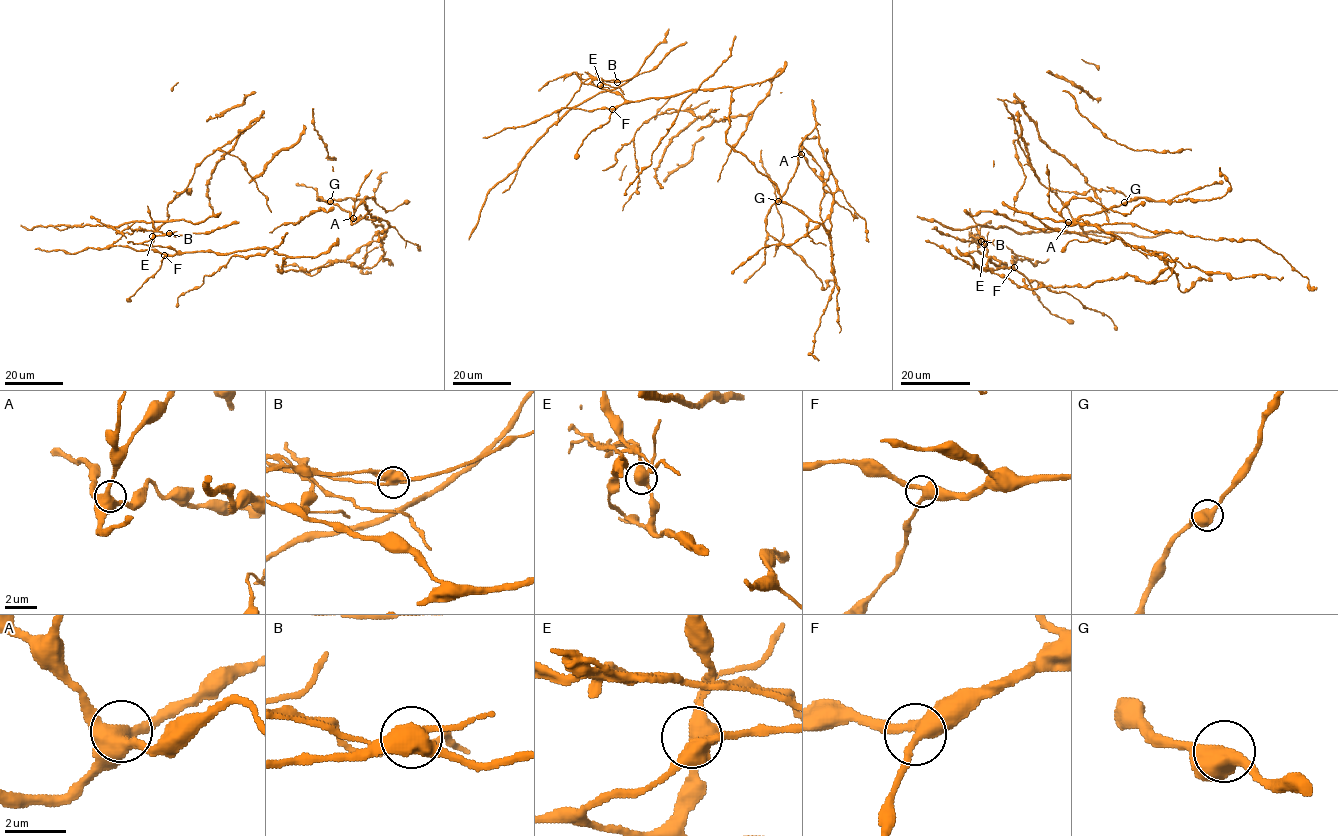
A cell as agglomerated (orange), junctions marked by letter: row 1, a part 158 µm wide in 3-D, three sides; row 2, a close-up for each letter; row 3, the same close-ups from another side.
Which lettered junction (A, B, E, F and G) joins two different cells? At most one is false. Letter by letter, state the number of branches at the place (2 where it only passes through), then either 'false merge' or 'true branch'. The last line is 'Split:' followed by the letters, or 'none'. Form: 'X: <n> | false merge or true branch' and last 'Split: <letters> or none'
A: 4 | true branch
B: 4 | false merge
E: 3 | true branch
F: 3 | true branch
G: 3 | true branch
Split: B

